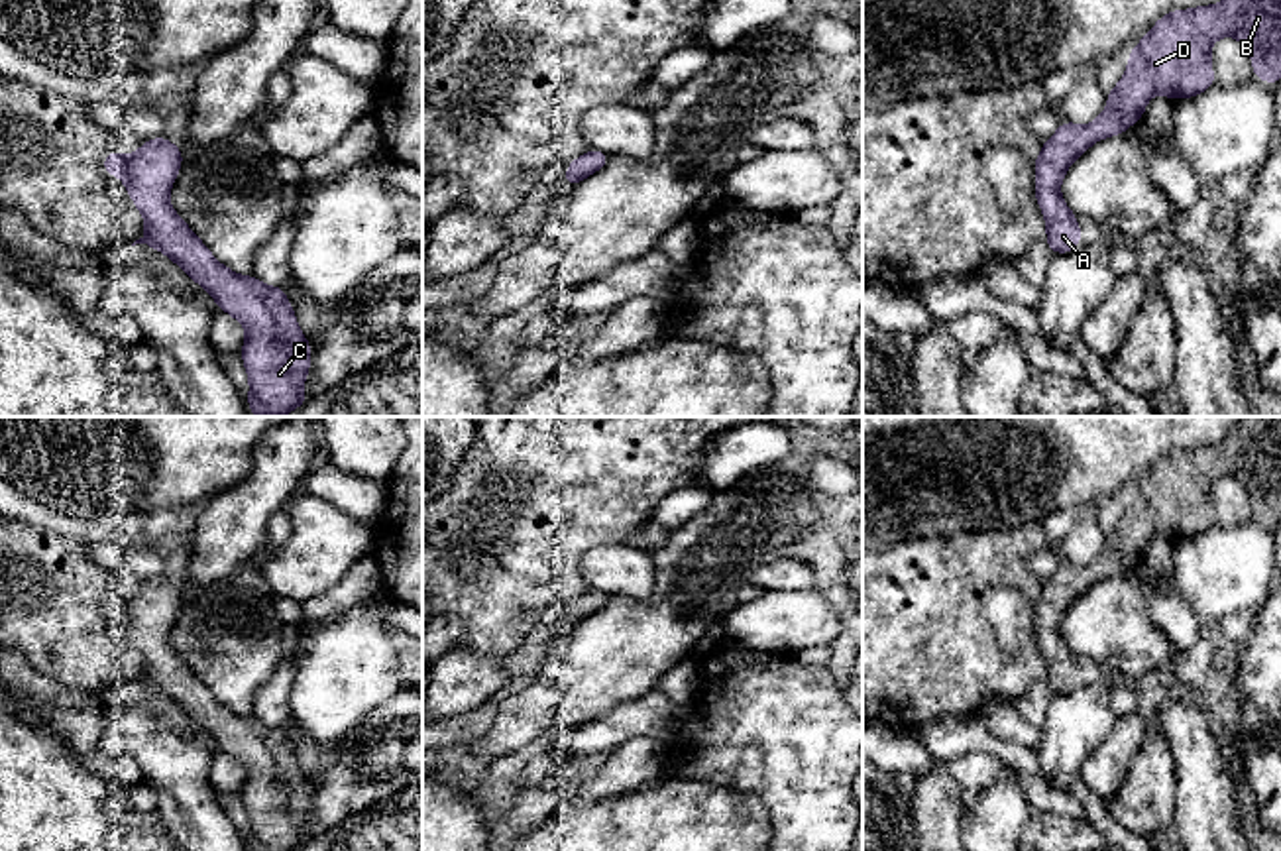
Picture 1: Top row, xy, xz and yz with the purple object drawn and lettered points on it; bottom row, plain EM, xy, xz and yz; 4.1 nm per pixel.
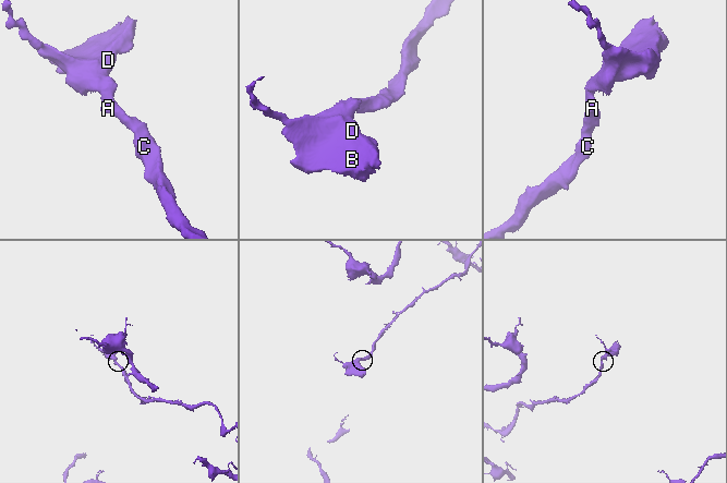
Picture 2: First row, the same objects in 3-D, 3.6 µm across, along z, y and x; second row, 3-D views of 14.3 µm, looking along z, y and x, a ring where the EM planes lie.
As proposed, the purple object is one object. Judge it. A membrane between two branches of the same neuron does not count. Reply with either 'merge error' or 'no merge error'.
no merge error

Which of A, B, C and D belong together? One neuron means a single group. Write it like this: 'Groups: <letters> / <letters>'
Groups: A B C D

